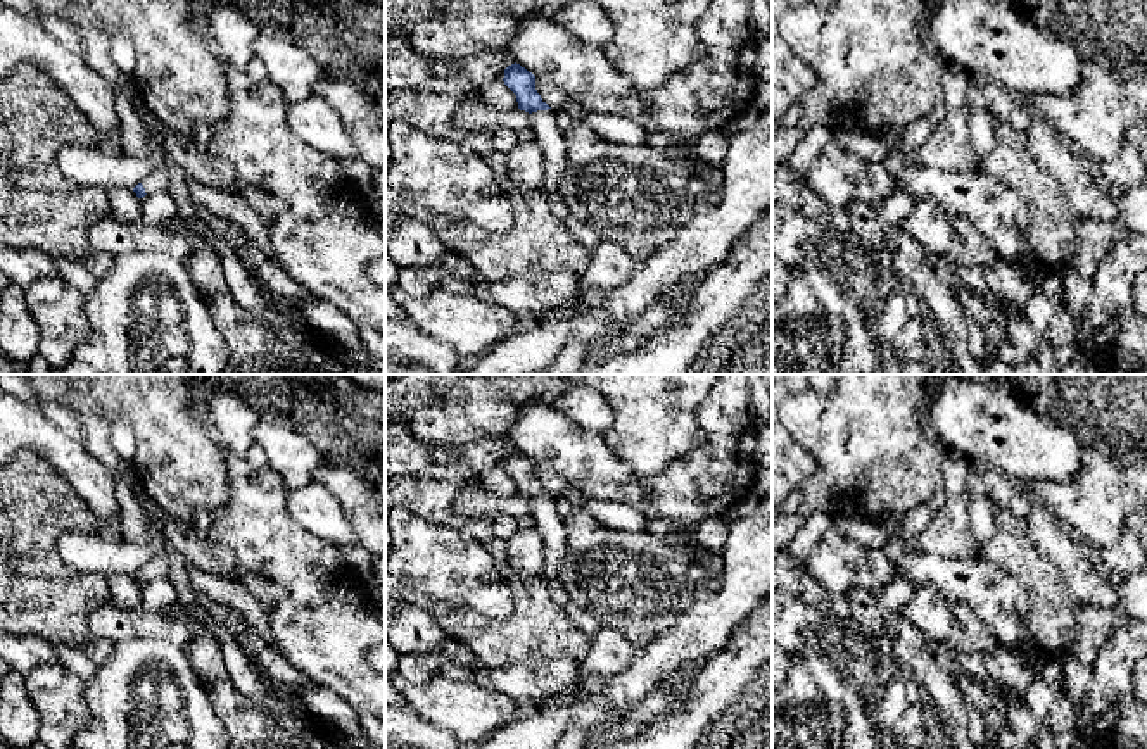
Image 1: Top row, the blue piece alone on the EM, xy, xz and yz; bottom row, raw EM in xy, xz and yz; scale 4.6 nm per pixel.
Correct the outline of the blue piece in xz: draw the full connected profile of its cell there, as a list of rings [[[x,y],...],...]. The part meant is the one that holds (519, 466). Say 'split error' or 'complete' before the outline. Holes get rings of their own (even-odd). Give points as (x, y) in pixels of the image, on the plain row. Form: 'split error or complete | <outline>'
split error | [[[520,450],[508,452],[503,468],[516,482],[518,495],[530,500],[534,528],[542,537],[546,554],[542,576],[549,583],[553,601],[565,611],[570,599],[560,582],[560,566],[567,557],[567,532],[556,511],[556,497],[541,485],[535,476],[535,463]]]

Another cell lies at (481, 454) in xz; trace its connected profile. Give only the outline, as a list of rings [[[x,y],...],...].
[[[506,437],[482,438],[466,444],[434,445],[432,454],[439,464],[466,464],[482,473],[489,466],[503,466],[504,456],[515,450]]]

